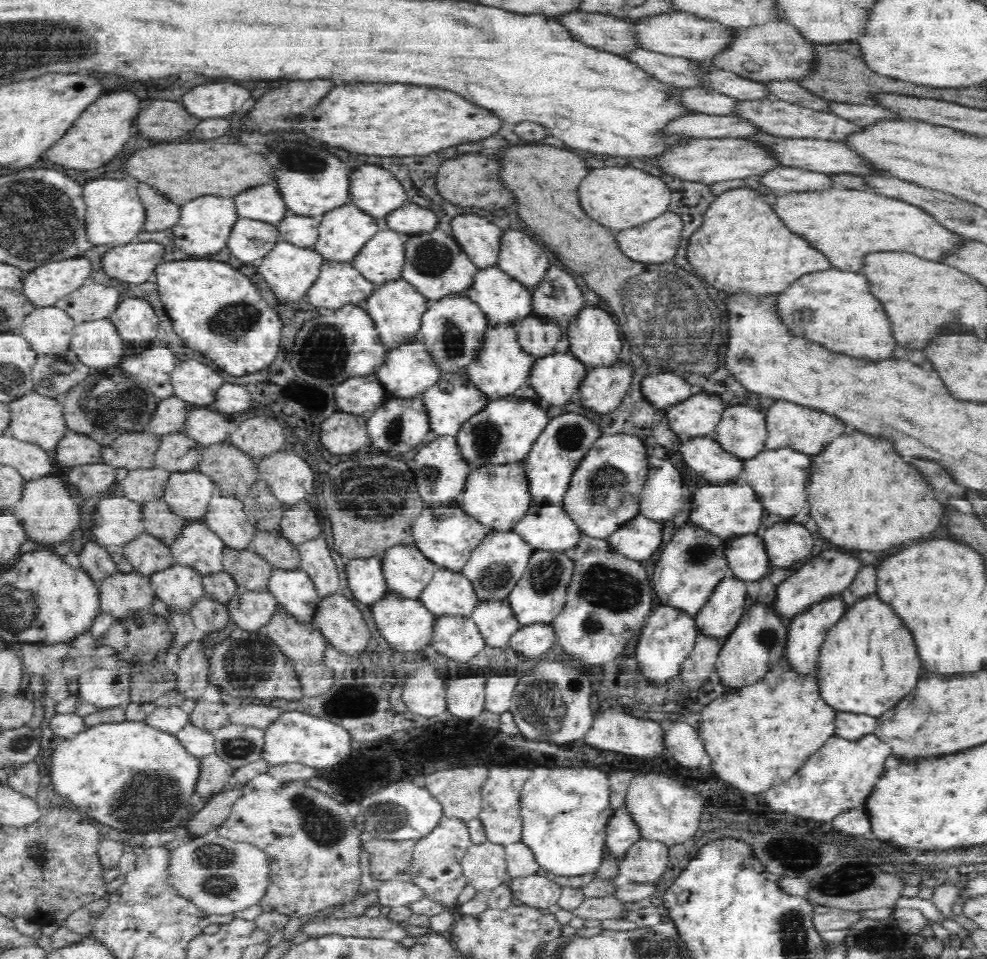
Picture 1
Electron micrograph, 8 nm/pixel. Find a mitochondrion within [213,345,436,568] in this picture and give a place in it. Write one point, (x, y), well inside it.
(371, 489)

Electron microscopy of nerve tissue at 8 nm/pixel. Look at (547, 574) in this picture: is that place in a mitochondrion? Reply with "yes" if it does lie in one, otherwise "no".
yes

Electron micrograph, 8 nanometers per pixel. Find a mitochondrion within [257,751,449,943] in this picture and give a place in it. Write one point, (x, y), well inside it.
(324, 827)

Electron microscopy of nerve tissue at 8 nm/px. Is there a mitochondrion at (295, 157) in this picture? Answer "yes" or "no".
yes

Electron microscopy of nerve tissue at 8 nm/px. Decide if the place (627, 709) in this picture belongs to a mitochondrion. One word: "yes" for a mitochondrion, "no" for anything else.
no

